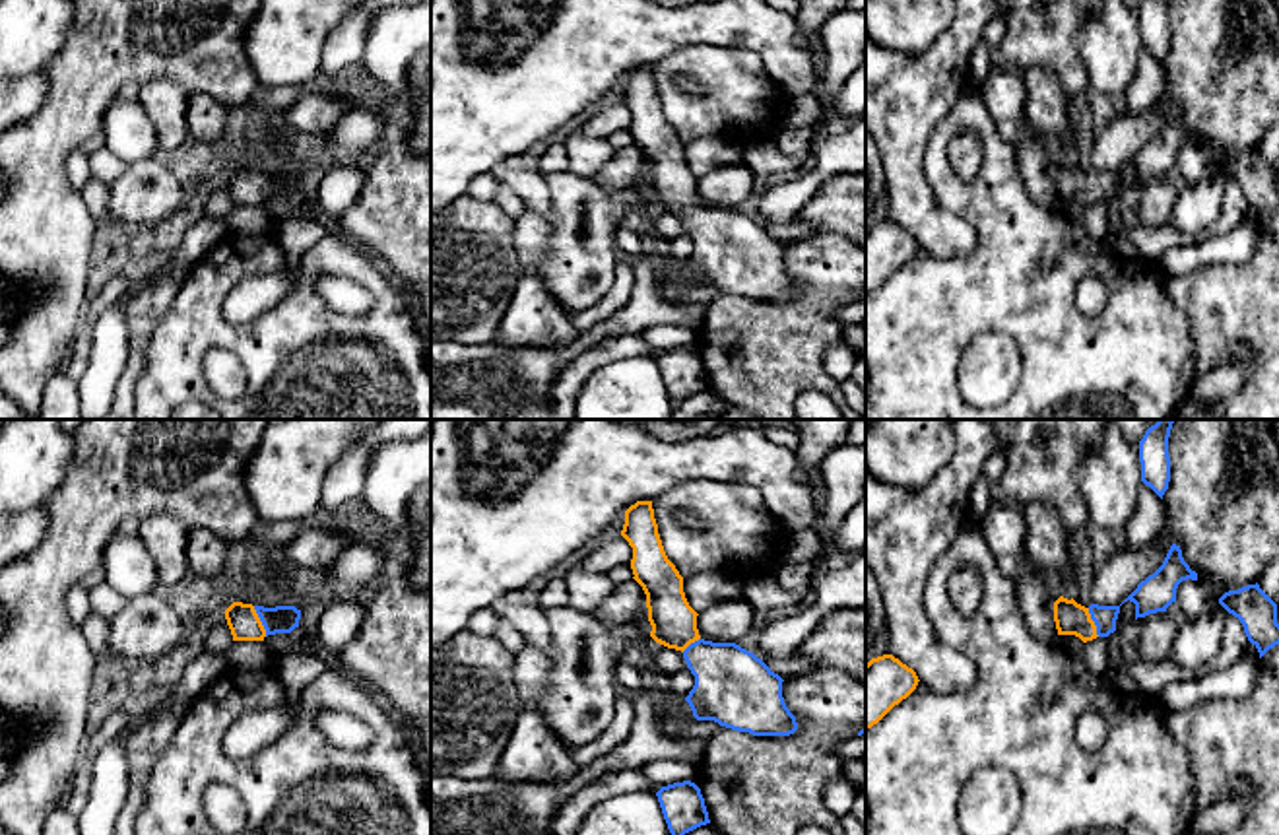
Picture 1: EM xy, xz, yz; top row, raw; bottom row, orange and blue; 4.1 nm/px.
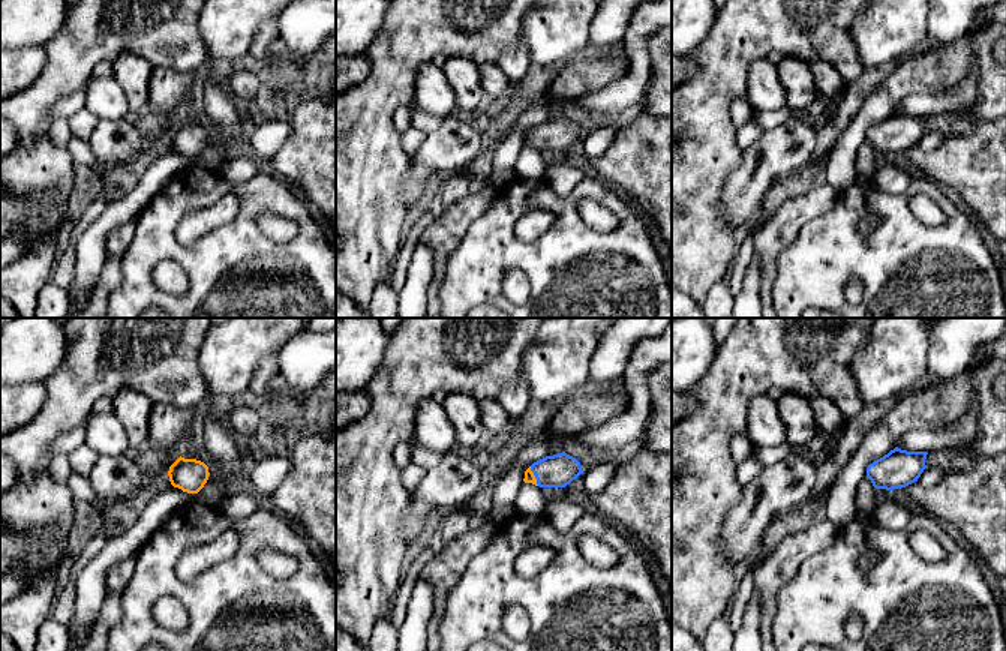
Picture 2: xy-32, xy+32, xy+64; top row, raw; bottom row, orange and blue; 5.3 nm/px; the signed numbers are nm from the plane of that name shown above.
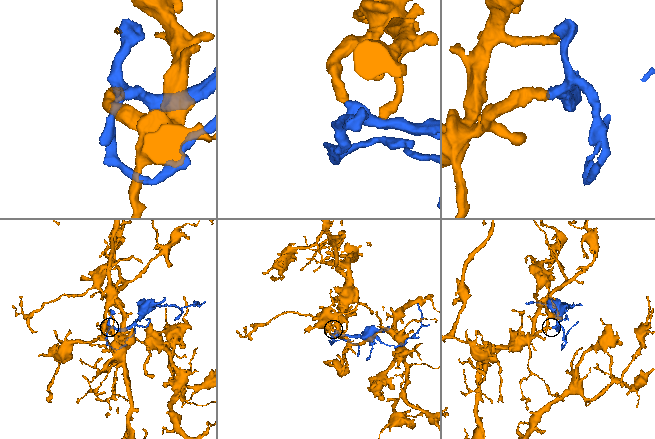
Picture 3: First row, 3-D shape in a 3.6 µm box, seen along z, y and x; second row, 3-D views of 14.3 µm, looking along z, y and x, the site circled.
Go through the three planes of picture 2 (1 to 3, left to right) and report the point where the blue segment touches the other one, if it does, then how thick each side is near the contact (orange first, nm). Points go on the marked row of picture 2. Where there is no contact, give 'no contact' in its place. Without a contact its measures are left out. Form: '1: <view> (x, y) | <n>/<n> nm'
1: no contact
2: xy+32 (534, 476) | 60/180 nm
3: no contact

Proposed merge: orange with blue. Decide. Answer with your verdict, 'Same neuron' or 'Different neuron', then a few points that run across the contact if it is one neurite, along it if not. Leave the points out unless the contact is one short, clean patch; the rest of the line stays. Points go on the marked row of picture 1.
Same neuron. Line: xy (241, 618), (261, 622), (282, 618)

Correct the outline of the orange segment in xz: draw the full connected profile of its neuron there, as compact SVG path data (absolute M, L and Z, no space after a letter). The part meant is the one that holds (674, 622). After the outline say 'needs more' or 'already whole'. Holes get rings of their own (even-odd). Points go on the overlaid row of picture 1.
M637 501L625 511L621 536L633 548L633 579L646 594L650 637L681 651L695 676L685 697L693 717L753 736L794 734L798 722L782 697L784 680L739 645L699 635L699 614L689 606L683 577L664 551L652 501Z | needs more

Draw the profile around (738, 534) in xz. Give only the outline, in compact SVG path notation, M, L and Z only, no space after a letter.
M685 482L652 499L652 509L664 551L683 579L705 571L726 571L749 581L772 575L782 563L790 532L769 513L763 493L753 485ZM679 513L697 517L701 526L679 524Z

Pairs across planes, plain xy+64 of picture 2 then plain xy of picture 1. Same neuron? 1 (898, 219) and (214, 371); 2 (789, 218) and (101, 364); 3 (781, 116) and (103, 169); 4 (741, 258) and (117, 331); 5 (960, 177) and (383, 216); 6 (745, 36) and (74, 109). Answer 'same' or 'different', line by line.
1: different
2: different
3: same
4: different
5: same
6: same

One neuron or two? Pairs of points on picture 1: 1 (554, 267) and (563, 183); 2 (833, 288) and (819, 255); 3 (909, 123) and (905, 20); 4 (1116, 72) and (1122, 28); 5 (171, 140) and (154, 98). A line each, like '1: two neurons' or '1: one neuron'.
1: one neuron
2: one neuron
3: two neurons
4: one neuron
5: one neuron

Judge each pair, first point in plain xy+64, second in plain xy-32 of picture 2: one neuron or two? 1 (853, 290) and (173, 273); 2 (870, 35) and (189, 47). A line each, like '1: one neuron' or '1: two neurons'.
1: one neuron
2: two neurons

